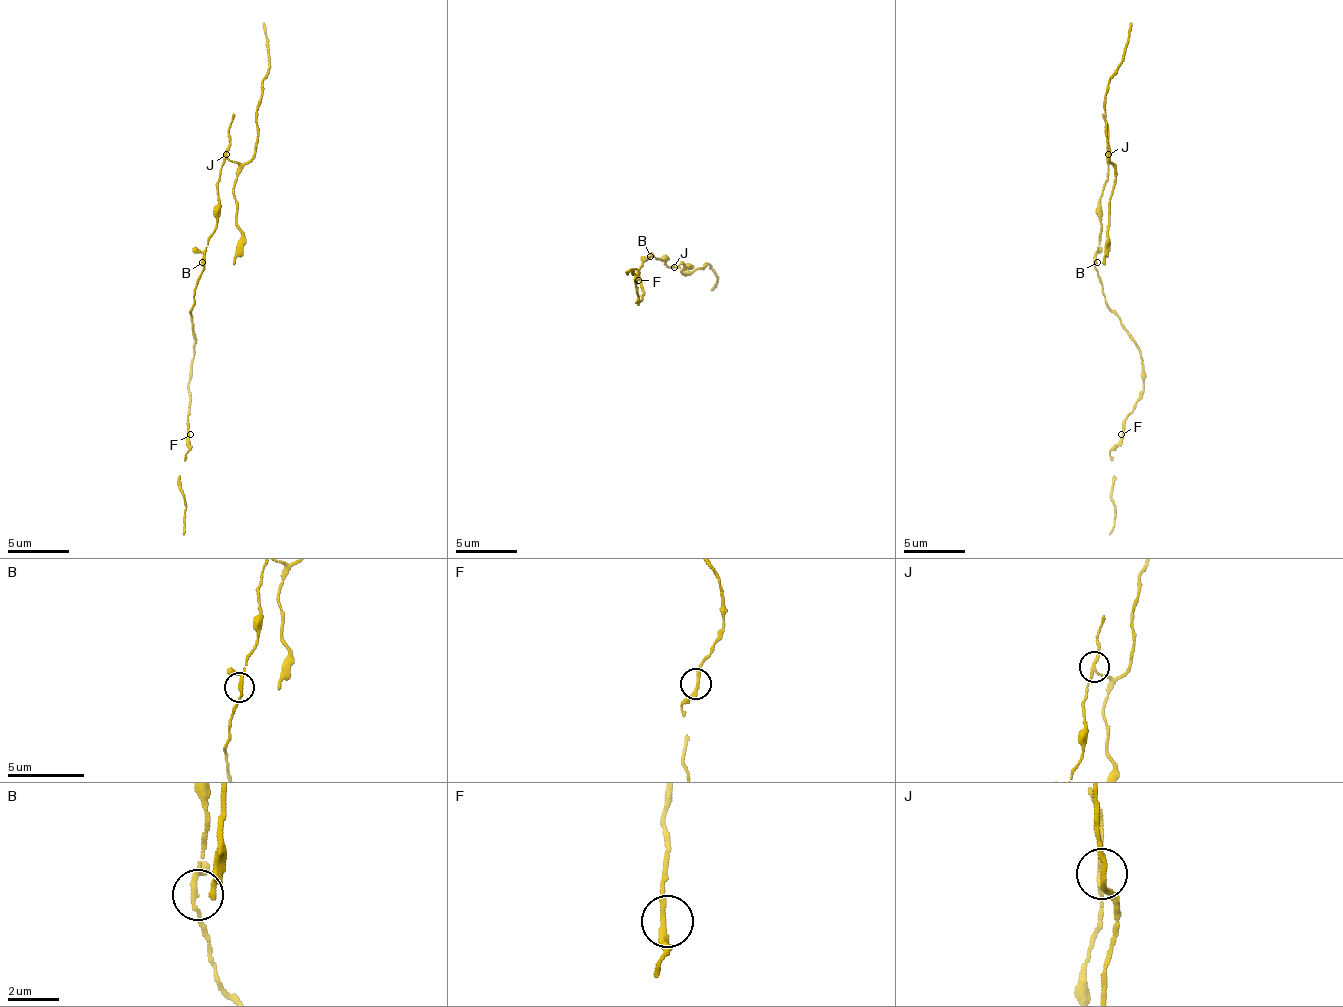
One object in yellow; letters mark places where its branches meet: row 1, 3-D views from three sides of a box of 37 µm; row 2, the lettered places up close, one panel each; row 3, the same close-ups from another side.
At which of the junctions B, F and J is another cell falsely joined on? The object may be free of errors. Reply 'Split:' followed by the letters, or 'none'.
Split: J

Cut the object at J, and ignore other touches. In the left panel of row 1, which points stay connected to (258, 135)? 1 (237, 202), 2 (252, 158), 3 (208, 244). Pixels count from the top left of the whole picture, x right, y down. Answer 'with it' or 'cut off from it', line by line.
1: with it
2: with it
3: cut off from it

